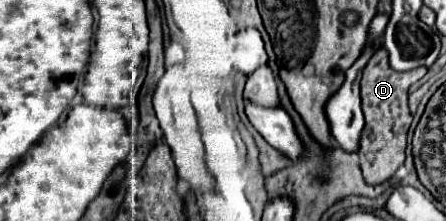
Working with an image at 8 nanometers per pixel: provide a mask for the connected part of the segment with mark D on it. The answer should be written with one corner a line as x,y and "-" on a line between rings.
376,49
370,57
368,65
364,67
362,81
360,81
360,97
362,97
362,111
366,117
366,125
360,139
360,167
368,185
380,185
388,181
400,165
404,165
404,151
406,151
406,133
412,123
412,115
408,111
408,89
414,81
424,77
426,69
414,69
410,73
398,73
388,65
386,49

